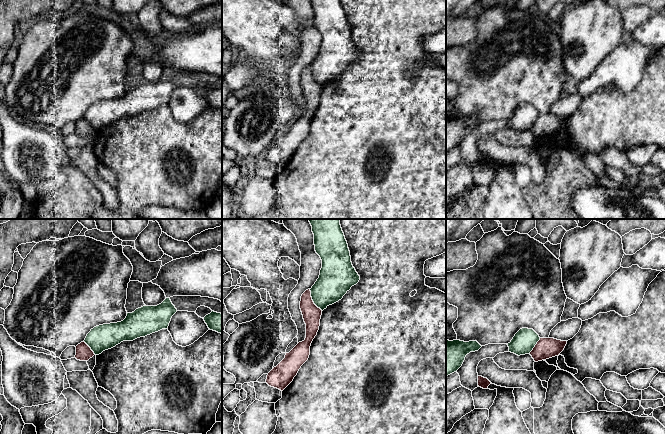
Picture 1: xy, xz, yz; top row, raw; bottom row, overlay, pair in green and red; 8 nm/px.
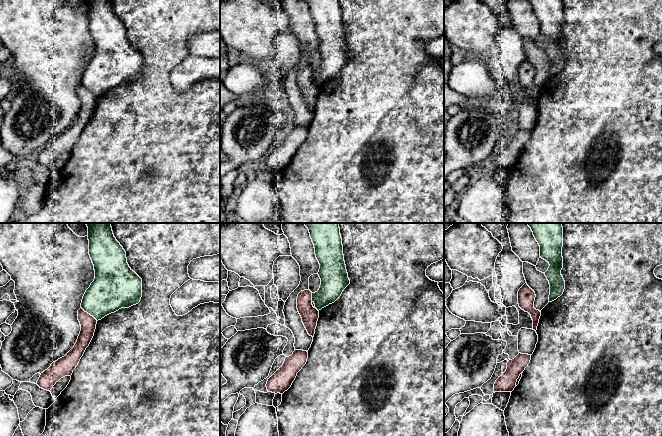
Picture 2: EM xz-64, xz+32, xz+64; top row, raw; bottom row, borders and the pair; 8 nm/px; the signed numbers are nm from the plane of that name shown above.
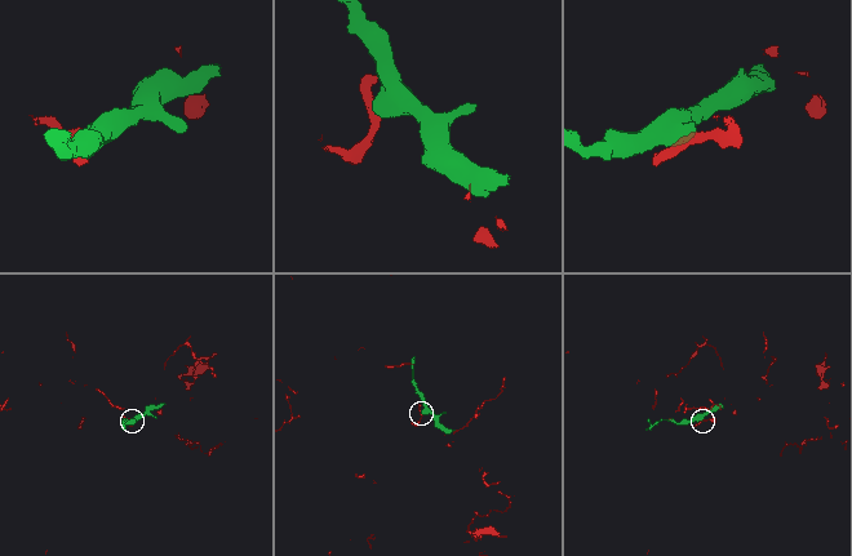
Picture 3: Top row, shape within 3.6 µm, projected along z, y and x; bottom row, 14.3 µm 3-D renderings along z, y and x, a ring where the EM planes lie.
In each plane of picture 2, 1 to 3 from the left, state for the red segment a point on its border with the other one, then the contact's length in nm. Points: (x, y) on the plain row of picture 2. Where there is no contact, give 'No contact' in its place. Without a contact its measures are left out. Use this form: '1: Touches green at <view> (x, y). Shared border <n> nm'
1: Touches green at xz-64 (89, 89). Shared border 170 nm
2: Touches green at xz+32 (312, 73). Shared border 70 nm
3: No contact

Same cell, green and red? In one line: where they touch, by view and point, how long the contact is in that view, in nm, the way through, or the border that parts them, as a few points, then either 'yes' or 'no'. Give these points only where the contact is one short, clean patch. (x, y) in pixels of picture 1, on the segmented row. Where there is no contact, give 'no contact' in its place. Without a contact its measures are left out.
meets green in xz at (312, 299); contact 200 nm long; border along xz (309, 289), (312, 301), (322, 310); no

